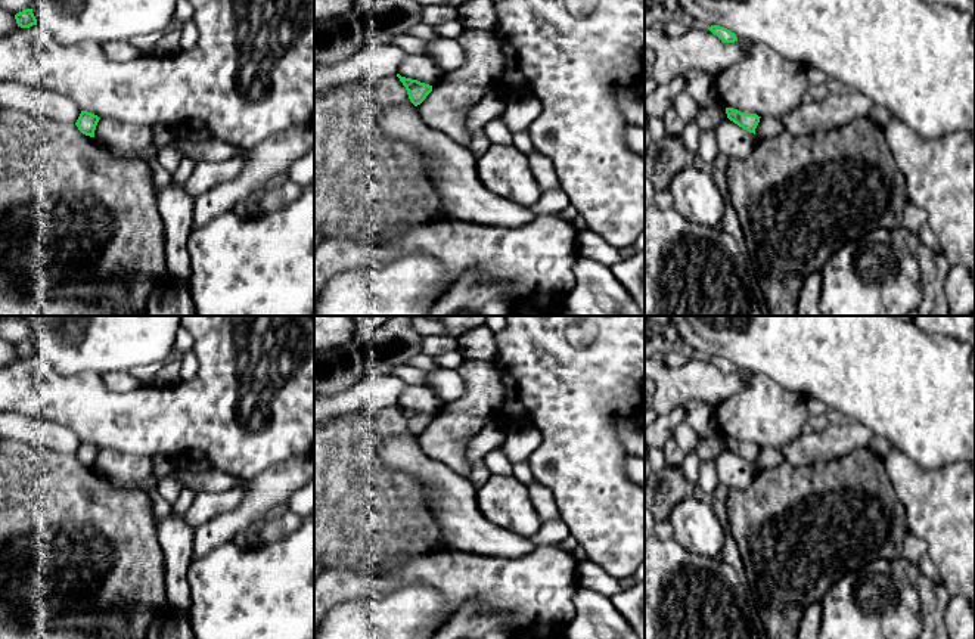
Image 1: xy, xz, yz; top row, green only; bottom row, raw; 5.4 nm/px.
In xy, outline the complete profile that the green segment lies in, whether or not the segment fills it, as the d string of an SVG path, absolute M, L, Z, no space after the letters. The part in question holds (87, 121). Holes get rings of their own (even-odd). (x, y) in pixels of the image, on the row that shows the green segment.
M81 111L75 125L83 134L94 137L94 130L96 130L99 120L100 118L97 115L87 112L87 111Z

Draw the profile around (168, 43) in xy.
M167 30L156 43L156 55L174 55L181 52L180 46L181 30Z

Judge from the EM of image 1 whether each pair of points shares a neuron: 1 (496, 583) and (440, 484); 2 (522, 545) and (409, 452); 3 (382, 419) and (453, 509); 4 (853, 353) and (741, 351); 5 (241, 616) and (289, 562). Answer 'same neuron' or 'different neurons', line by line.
1: different neurons
2: same neuron
3: different neurons
4: same neuron
5: same neuron

